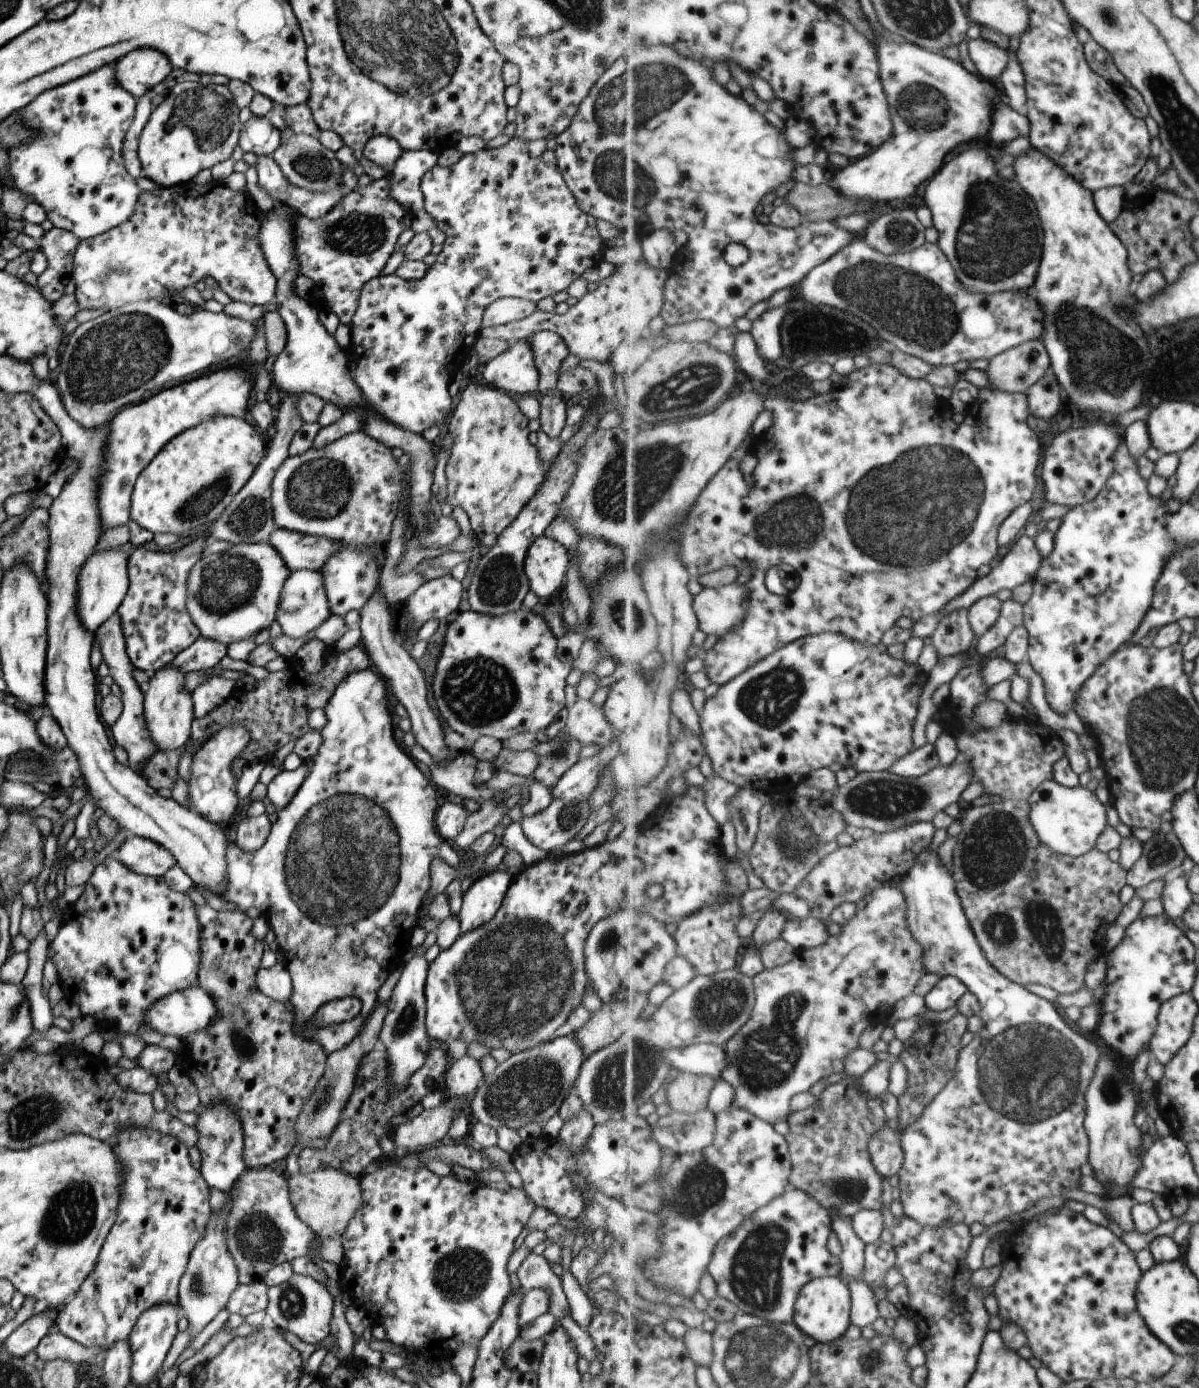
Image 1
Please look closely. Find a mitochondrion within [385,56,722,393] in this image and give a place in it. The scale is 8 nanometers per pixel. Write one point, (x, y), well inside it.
(655, 96)

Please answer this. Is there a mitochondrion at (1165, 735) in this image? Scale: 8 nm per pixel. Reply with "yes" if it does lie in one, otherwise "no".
yes

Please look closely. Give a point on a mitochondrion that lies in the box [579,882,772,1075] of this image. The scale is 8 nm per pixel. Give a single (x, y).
(716, 1005)

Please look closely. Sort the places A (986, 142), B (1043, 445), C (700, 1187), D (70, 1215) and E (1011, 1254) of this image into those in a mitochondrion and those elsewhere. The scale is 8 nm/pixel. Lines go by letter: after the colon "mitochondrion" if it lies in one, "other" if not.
A: other
B: other
C: mitochondrion
D: mitochondrion
E: other

